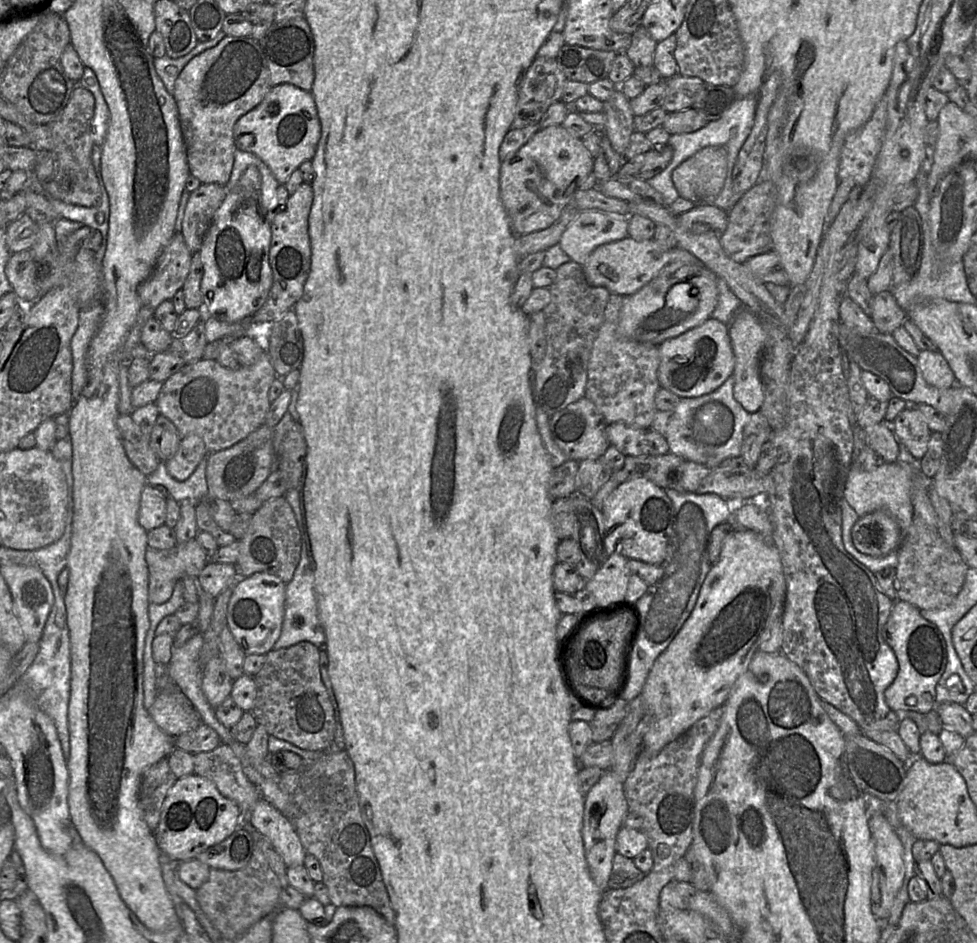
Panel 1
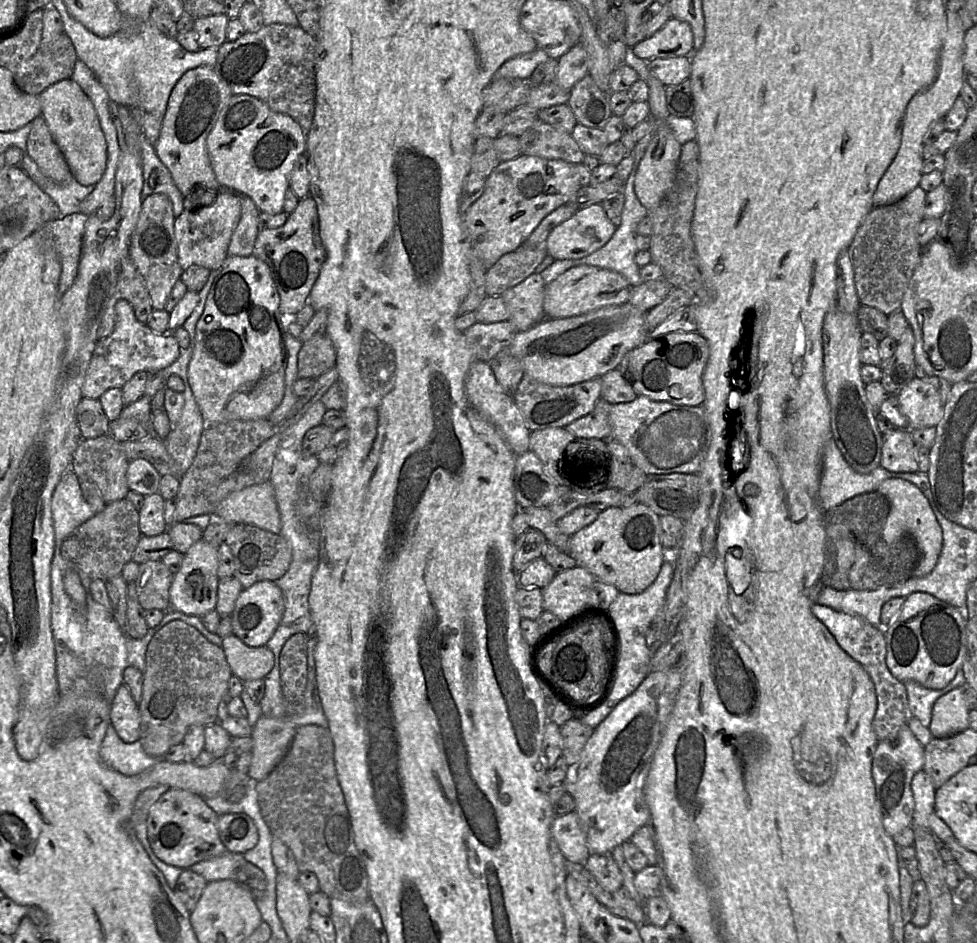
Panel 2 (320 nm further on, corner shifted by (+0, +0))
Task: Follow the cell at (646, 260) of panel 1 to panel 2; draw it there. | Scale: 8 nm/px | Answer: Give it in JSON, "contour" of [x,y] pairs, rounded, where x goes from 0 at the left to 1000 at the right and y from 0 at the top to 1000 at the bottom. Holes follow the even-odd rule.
{"contour":[[[604,281],[585,283],[560,301],[556,328],[559,338],[573,338],[644,319],[648,304],[635,290]]]}

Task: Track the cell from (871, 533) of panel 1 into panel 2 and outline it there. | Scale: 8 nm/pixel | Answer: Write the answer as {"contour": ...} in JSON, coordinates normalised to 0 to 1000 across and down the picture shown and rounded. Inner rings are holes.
{"contour":[[[909,507],[903,510],[898,522],[905,525],[911,536],[905,560],[904,571],[914,576],[924,568],[933,569],[942,585],[942,593],[934,607],[934,612],[946,612],[957,601],[965,579],[965,565],[949,528],[932,511],[922,507]]]}

